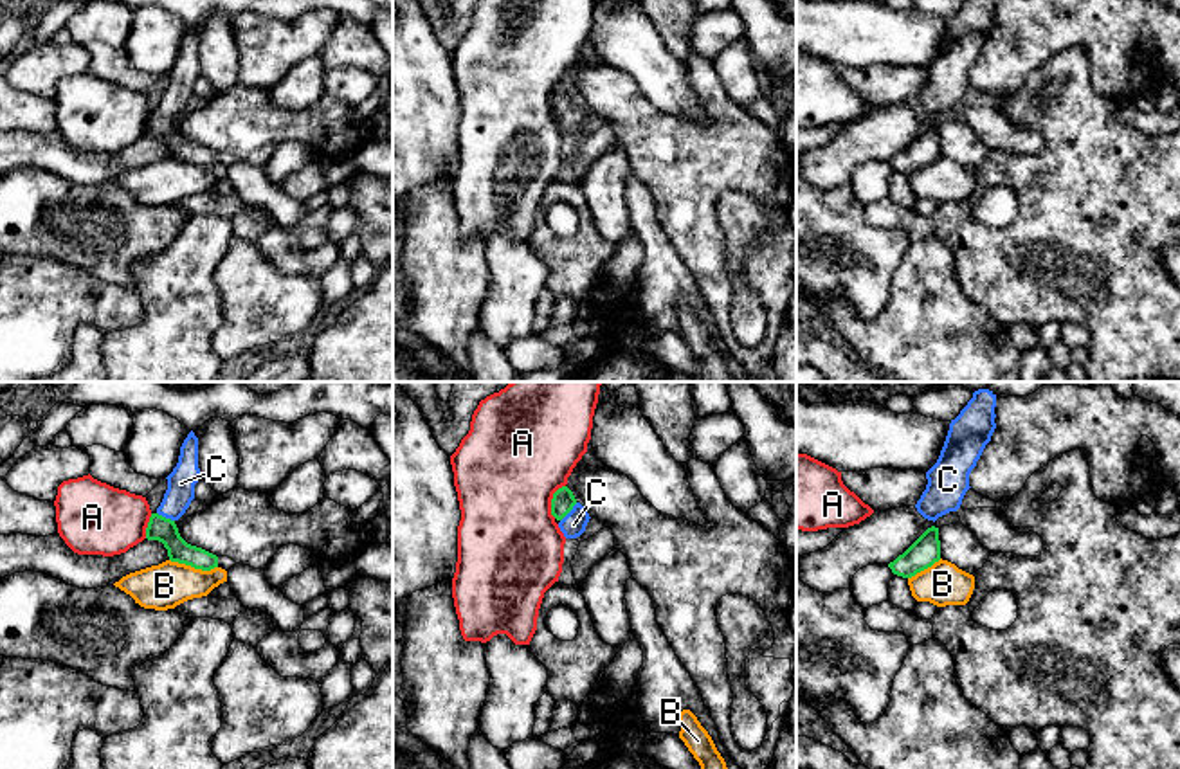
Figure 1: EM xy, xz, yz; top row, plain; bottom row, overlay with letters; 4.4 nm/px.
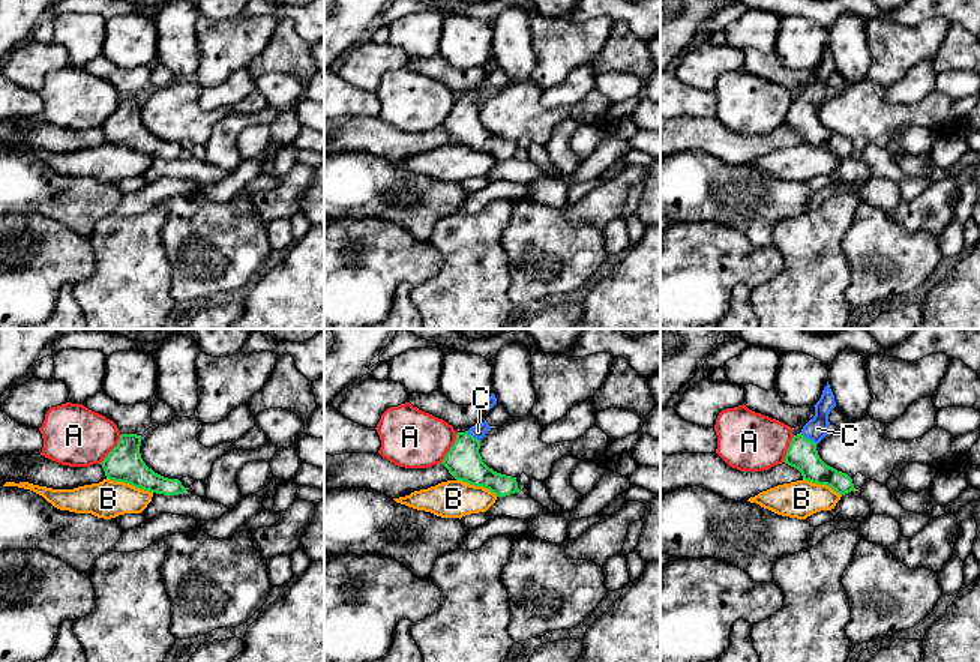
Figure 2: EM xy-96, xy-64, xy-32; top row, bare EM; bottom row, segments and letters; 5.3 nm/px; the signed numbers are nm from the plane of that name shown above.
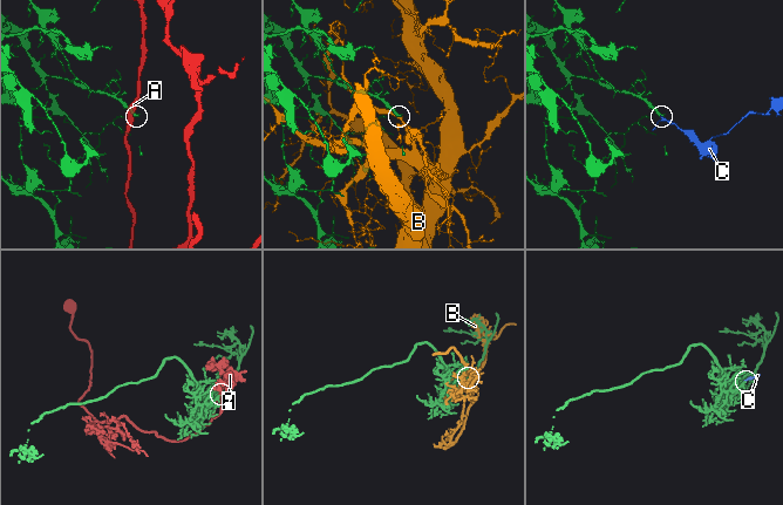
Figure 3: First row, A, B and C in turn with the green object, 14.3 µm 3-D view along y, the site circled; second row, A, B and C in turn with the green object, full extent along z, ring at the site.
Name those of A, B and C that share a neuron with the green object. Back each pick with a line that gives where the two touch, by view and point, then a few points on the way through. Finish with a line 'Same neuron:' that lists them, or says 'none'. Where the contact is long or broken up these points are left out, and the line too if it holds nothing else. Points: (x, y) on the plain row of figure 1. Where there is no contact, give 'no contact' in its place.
C: contact xz (570, 107); way xz (562, 98), (570, 107), (573, 121)
Same neuron: C

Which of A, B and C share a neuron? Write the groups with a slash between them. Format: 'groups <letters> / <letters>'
groups A / B / C

